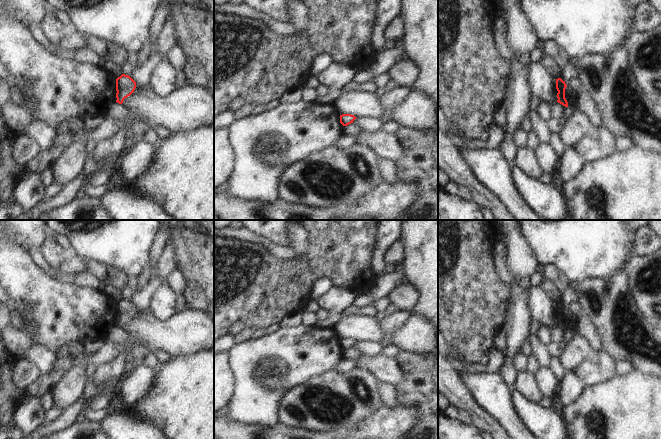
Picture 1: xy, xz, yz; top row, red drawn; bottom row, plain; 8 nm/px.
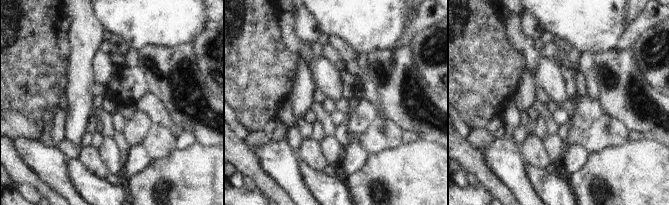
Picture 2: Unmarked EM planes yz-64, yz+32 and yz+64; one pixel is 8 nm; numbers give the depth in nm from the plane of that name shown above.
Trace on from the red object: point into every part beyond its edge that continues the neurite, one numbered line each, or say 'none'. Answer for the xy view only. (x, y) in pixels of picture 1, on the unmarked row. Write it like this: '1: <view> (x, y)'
none

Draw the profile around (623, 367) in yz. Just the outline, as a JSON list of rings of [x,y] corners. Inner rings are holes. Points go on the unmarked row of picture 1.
[[[617,360],[616,361],[616,375],[623,376],[634,370],[633,364],[628,360]]]

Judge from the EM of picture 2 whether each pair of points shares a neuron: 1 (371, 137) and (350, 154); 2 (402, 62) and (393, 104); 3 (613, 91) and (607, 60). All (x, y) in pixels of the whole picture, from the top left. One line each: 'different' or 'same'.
1: different
2: same
3: same

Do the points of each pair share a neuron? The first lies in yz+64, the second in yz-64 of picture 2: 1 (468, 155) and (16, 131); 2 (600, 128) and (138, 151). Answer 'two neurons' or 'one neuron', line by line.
1: two neurons
2: two neurons

